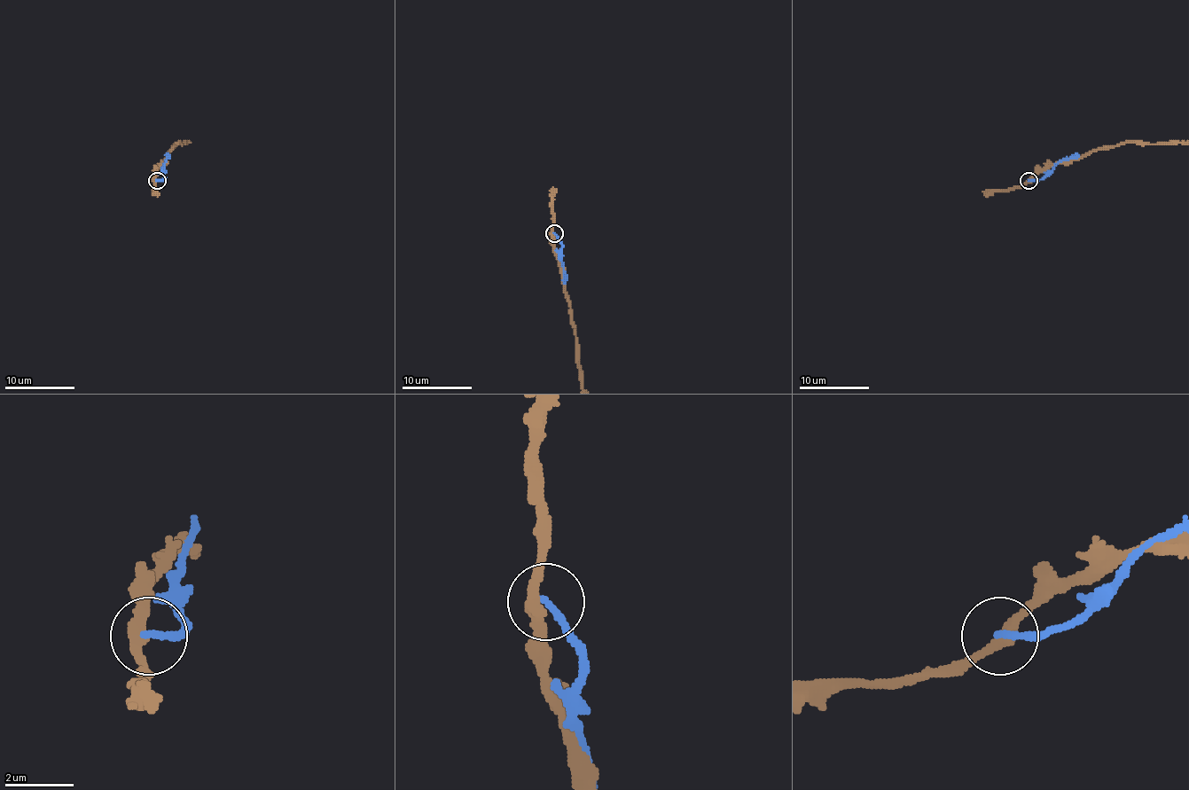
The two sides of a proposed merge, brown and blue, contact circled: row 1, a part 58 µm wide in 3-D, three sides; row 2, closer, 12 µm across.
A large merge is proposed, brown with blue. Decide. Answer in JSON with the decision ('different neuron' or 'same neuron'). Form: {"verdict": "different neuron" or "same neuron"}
{"verdict": "different neuron"}

